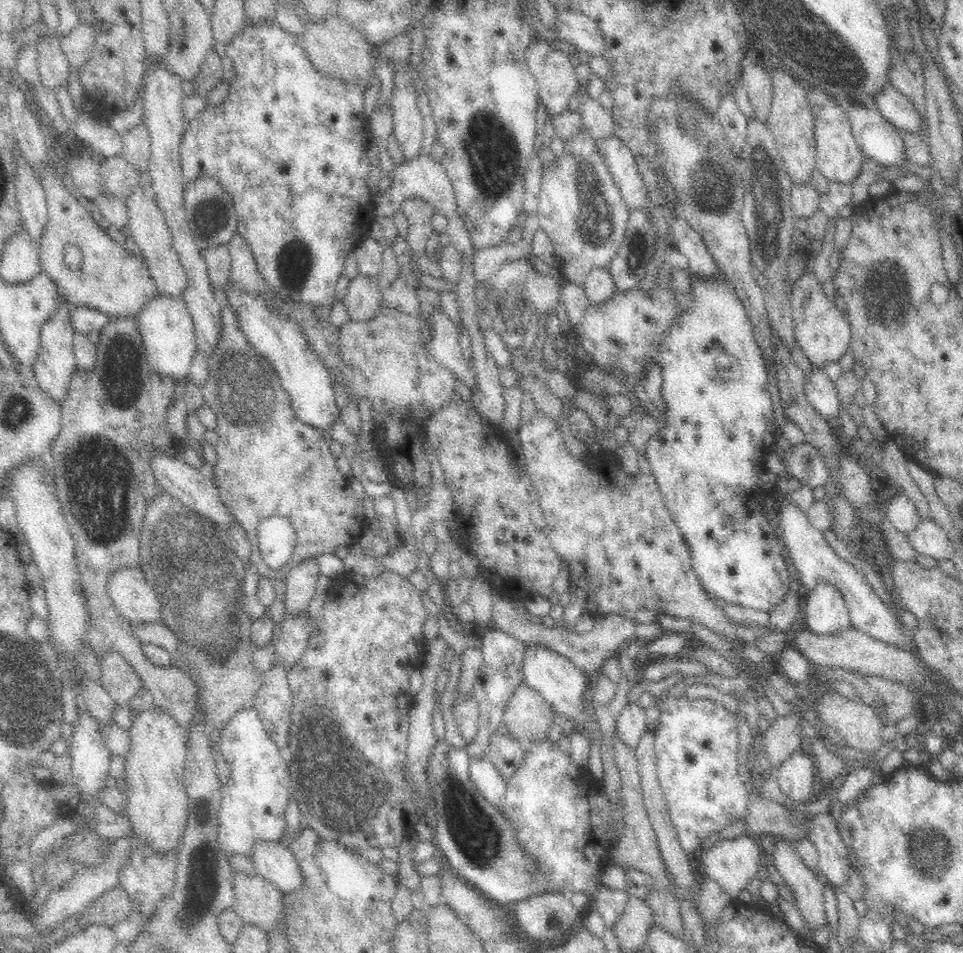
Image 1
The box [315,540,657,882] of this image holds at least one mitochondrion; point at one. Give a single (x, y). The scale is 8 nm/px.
(477, 838)

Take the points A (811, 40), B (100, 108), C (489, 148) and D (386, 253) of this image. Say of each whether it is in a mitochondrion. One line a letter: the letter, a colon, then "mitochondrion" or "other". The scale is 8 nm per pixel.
A: mitochondrion
B: other
C: mitochondrion
D: other

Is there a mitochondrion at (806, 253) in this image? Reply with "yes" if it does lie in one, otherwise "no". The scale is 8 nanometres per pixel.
no

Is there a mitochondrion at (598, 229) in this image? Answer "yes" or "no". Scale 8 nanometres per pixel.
yes

